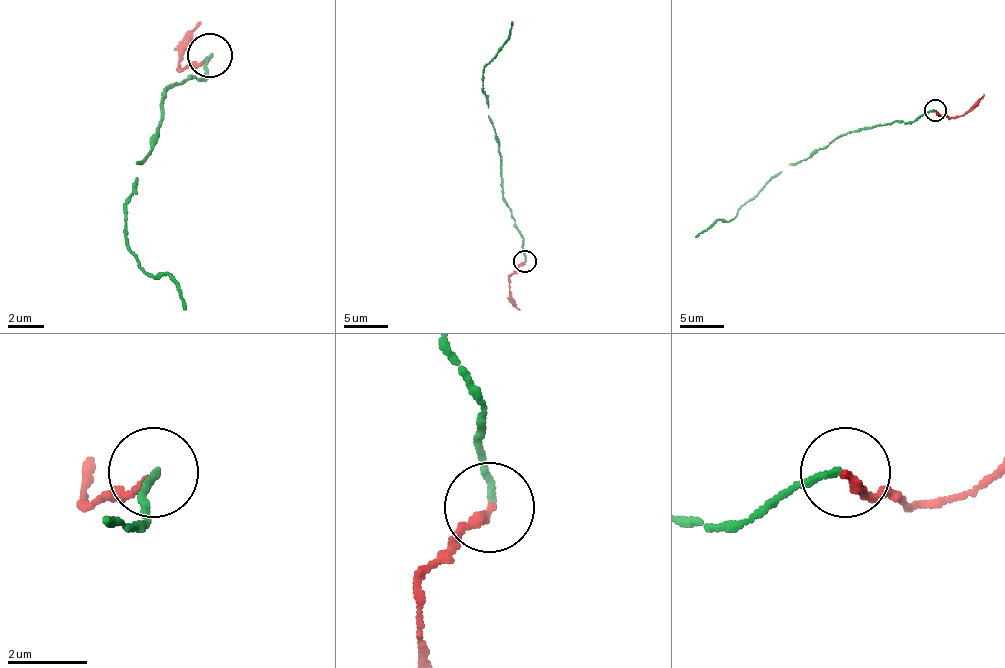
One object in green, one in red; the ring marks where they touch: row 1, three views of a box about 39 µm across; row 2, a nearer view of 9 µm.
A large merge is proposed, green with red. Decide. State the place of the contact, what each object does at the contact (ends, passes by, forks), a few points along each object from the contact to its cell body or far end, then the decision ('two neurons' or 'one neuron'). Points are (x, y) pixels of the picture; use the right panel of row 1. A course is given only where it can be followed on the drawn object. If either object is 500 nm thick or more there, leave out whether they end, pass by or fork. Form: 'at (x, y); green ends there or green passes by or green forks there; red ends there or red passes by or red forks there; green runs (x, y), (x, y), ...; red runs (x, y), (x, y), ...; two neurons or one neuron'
at (935, 110); green ends there; red ends there; green runs (934, 110), (906, 123), (892, 121), (846, 132), (771, 178), (742, 205), (736, 216), (718, 220), (696, 238); red runs (934, 110), (961, 116), (983, 94); one neuron

